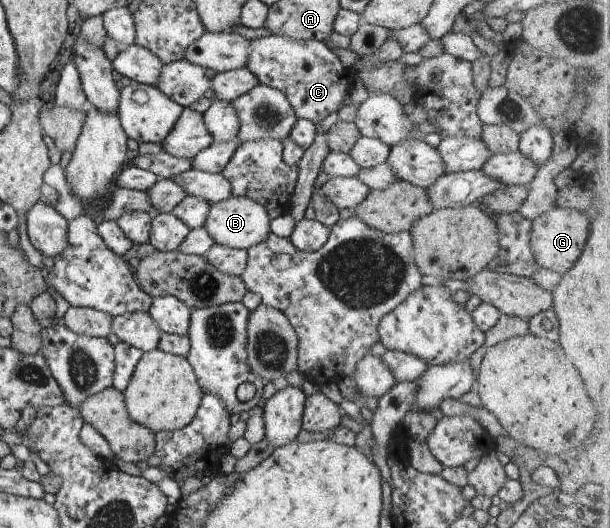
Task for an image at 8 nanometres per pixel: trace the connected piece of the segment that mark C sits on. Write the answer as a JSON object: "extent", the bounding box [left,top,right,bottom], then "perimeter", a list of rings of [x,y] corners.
{"extent":[247,35,355,126],"perimeter":[[[263,35],[251,40],[247,69],[259,84],[281,91],[298,119],[305,118],[317,126],[343,107],[343,98],[355,83],[351,69],[343,66],[326,42],[295,40],[285,35]]]}

